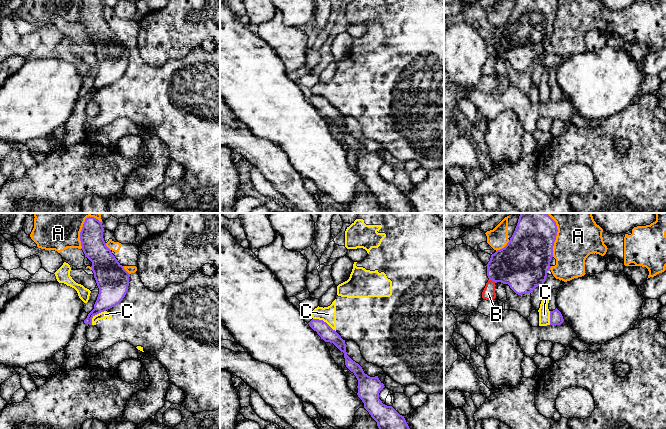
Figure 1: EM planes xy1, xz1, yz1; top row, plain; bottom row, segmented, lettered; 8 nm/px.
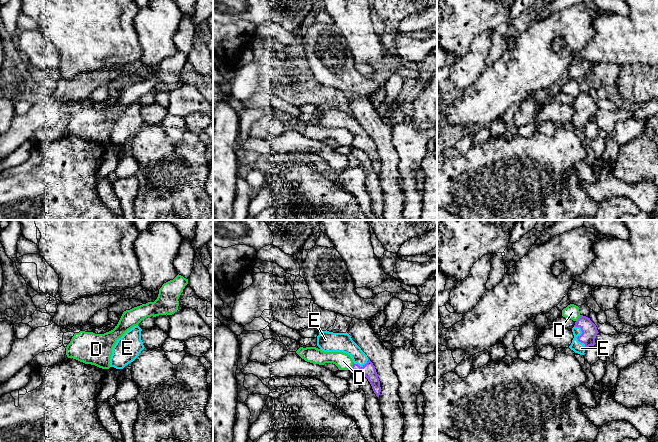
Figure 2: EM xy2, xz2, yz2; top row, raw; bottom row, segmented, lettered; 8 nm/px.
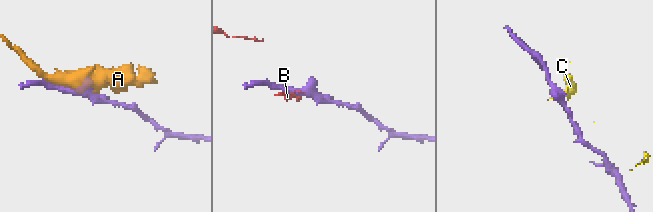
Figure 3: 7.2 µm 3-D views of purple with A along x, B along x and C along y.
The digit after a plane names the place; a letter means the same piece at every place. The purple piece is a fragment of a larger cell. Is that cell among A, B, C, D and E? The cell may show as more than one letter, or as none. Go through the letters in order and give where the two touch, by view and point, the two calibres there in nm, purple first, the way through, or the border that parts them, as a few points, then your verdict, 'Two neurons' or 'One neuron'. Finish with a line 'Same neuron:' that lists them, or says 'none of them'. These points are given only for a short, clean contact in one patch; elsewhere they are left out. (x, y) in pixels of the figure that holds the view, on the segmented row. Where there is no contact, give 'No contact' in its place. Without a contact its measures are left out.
A: Touches purple at yz1 (556, 234). Thickness 360 nm (purple) against 340 nm. Two neurons
B: Touches purple at yz1 (492, 280). Thickness 360 nm (purple) against 100 nm. Boundary: yz1 (489, 279), (495, 282). Two neurons
C: Touches purple at xz1 (323, 321). Thickness 120 nm (purple) against 130 nm. Boundary: xz1 (313, 318), (325, 321), (335, 331). Two neurons
D: Touches purple at yz2 (578, 318). Thickness 130 nm (purple) against 120 nm. Boundary: yz2 (580, 315), (576, 321). Two neurons
E: Touches purple at yz2 (578, 336). Thickness 130 nm (purple) against 90 nm. Path across: yz2 (589, 330), (578, 336), (578, 347). One neuron
Same neuron: E

